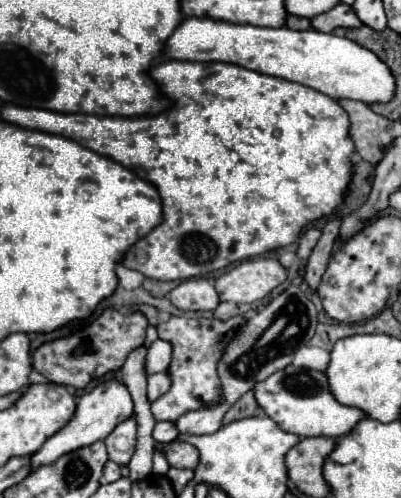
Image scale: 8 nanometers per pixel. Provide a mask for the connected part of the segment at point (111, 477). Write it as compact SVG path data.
M107 462L103 468L103 482L115 482L121 478L121 468L115 462Z

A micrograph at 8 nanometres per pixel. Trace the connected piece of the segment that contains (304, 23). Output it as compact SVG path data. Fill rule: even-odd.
M287 16L285 26L291 28L291 30L309 30L311 28L311 20L309 18L299 18L299 16Z

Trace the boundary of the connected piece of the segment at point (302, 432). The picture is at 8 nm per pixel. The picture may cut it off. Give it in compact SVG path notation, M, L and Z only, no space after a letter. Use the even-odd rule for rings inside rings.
M287 366L271 374L267 380L257 382L253 386L253 392L255 392L257 404L281 430L297 434L301 438L305 436L341 438L343 434L351 432L355 424L365 416L359 408L339 404L327 388L325 374L315 372L315 370L297 368L297 374L295 374L295 366ZM295 376L297 376L297 394L295 394Z

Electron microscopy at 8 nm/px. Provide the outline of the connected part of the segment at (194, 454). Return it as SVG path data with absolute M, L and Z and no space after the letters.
M181 440L157 444L157 450L165 454L169 466L173 466L173 468L191 468L193 470L199 462L199 452L195 450L195 446L181 442Z

